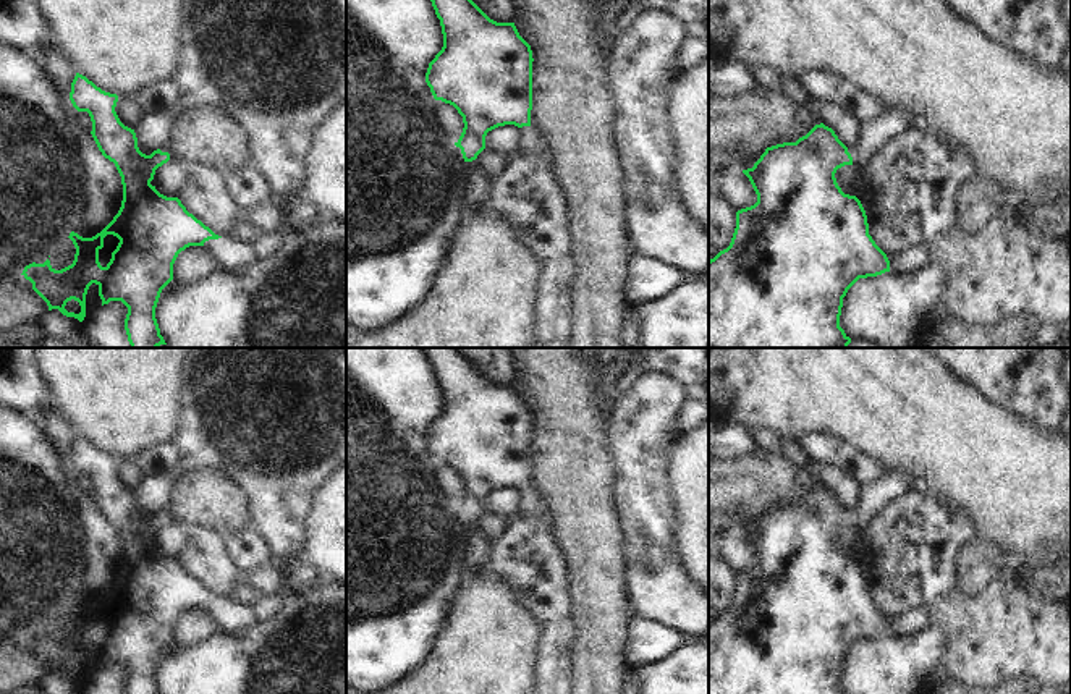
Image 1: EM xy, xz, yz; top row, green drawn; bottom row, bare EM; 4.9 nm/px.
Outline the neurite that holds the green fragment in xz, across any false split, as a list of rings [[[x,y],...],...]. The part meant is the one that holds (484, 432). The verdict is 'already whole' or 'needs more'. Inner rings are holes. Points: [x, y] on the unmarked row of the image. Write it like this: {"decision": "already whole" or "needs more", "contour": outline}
{"decision": "needs more", "contour": [[[424,348],[440,382],[443,409],[429,425],[425,445],[435,463],[453,468],[463,479],[463,495],[455,505],[464,524],[472,524],[485,511],[489,493],[514,487],[519,505],[514,514],[532,516],[544,510],[540,495],[531,487],[532,472],[532,413],[519,398],[514,385],[490,382],[461,348]]]}

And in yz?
{"decision": "needs more", "contour": [[[887,472],[859,489],[857,505],[846,510],[832,490],[820,485],[796,505],[767,510],[752,531],[743,532],[757,565],[736,574],[730,608],[709,623],[709,694],[845,694],[840,678],[848,652],[859,641],[890,634],[890,623],[869,597],[861,563],[841,553],[835,535],[845,527],[866,529],[887,505],[916,490],[916,474]]]}

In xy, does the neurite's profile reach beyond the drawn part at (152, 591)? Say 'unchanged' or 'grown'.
grown

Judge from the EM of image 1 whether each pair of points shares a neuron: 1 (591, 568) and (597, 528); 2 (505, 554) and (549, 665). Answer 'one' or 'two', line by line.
1: one
2: one

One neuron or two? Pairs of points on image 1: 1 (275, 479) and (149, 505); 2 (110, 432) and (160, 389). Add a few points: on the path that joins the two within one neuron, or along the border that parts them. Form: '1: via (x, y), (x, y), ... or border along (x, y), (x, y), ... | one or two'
1: via (241, 458), (193, 458), (175, 473) | one
2: via (123, 419), (148, 395) | one

